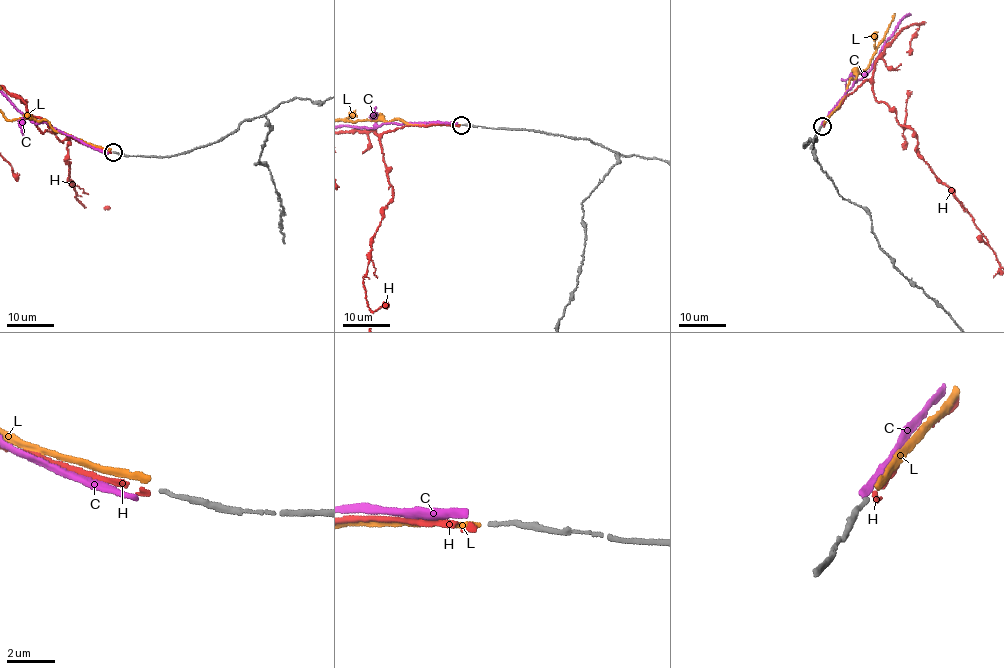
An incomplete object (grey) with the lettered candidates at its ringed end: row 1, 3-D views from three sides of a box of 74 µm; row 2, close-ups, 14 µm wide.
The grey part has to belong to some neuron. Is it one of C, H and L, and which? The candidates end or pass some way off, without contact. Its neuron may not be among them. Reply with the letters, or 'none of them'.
H

